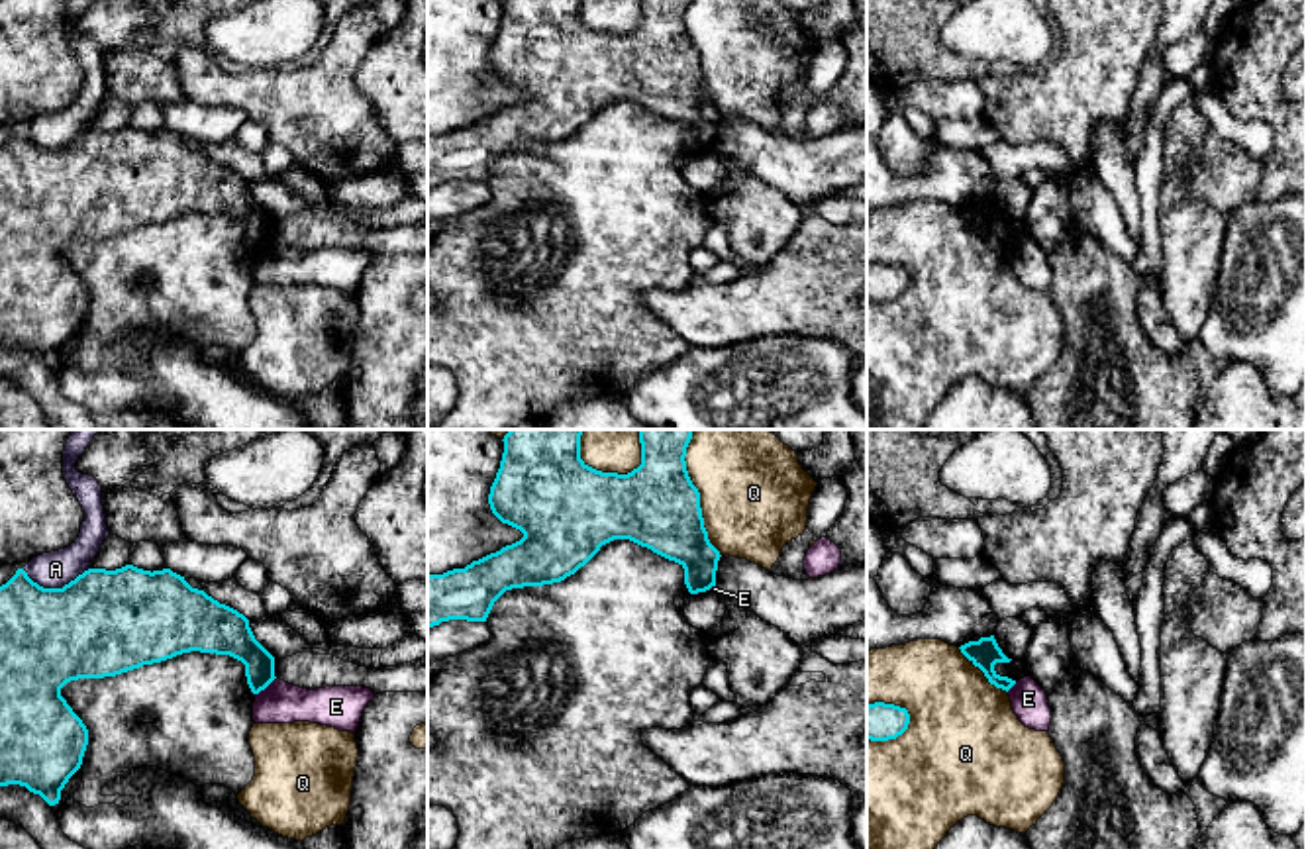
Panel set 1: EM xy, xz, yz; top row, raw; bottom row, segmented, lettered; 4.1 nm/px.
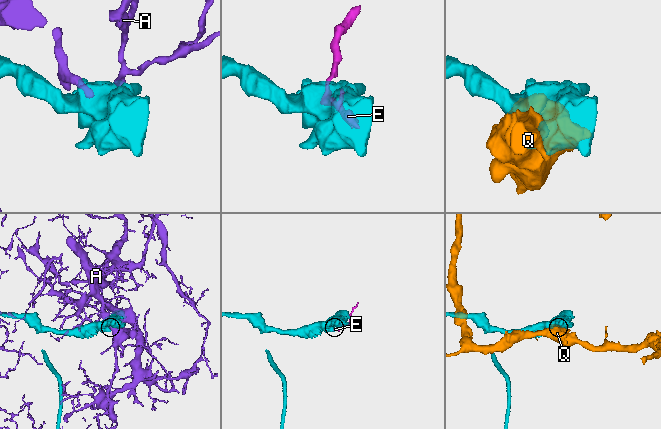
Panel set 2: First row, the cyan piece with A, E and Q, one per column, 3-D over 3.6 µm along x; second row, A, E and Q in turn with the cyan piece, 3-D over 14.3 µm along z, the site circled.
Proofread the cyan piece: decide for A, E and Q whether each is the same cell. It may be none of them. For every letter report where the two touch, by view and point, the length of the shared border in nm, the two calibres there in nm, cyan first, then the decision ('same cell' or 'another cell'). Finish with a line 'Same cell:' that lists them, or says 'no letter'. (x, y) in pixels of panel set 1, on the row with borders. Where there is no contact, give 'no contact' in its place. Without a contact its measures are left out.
A: xy (55, 589) | 280 nm | 440/150 nm | another cell
E: xy (265, 687) | 120 nm | 160/170 nm | another cell
Q: xz (699, 493) | 550 nm | 340/440 nm | another cell
Same cell: no letter

